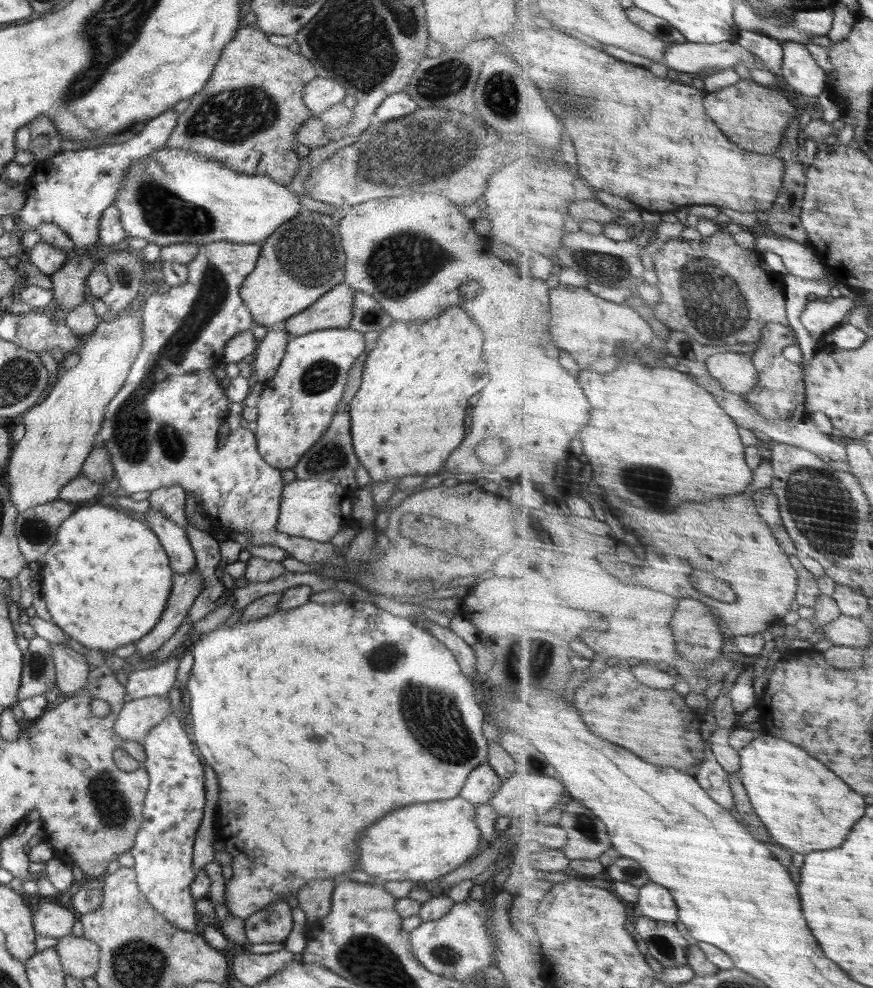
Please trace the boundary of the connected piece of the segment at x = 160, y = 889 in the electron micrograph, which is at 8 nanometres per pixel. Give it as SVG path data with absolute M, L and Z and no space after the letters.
M170 713L162 722L146 733L141 745L144 750L149 788L144 799L143 820L134 846L129 853L134 857L137 888L150 906L170 924L197 933L196 907L190 885L197 874L192 867L193 846L197 828L206 805L204 766L194 754L194 746L186 735L180 717Z

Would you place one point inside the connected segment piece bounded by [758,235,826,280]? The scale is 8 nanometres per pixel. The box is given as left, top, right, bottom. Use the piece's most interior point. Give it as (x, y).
(801, 261)

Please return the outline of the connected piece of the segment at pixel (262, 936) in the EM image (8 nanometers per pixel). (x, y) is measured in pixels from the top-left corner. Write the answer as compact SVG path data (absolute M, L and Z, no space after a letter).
M278 899L270 905L248 915L245 920L244 932L247 945L269 942L284 943L294 928L294 919L287 901Z

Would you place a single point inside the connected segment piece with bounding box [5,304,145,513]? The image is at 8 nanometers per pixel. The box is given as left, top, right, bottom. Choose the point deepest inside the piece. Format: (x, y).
(60, 431)

